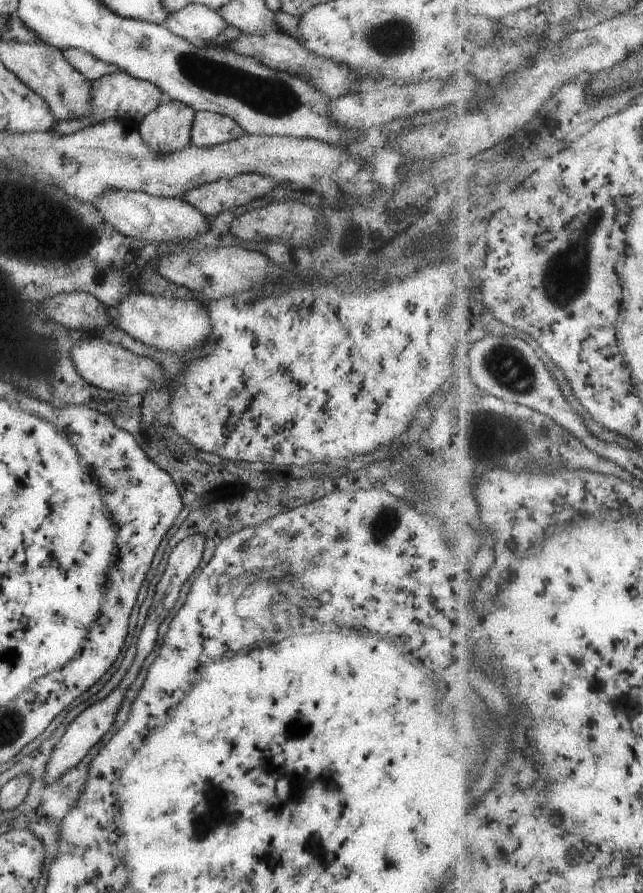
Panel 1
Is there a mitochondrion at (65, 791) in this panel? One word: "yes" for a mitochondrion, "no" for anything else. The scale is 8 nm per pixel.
yes

